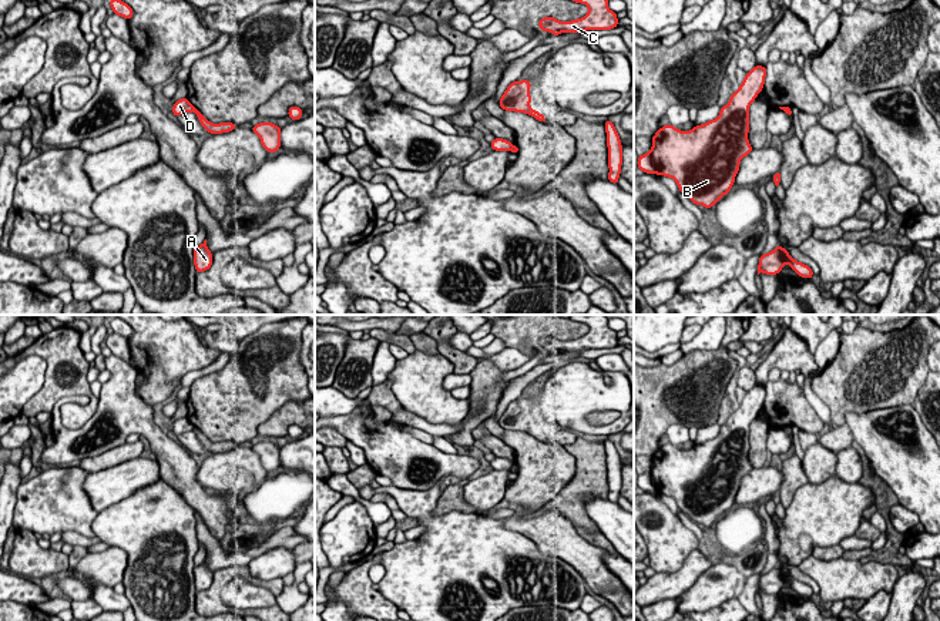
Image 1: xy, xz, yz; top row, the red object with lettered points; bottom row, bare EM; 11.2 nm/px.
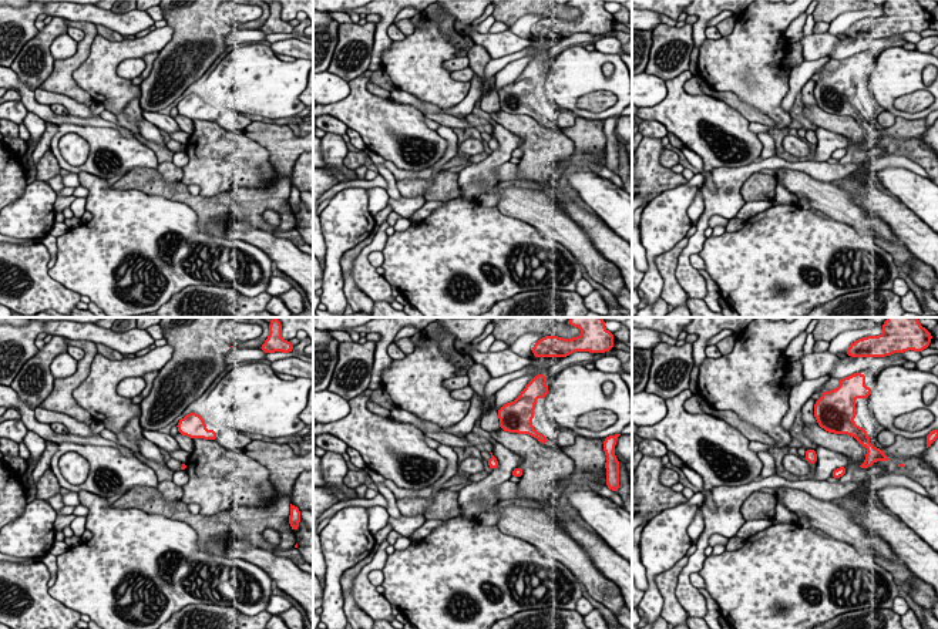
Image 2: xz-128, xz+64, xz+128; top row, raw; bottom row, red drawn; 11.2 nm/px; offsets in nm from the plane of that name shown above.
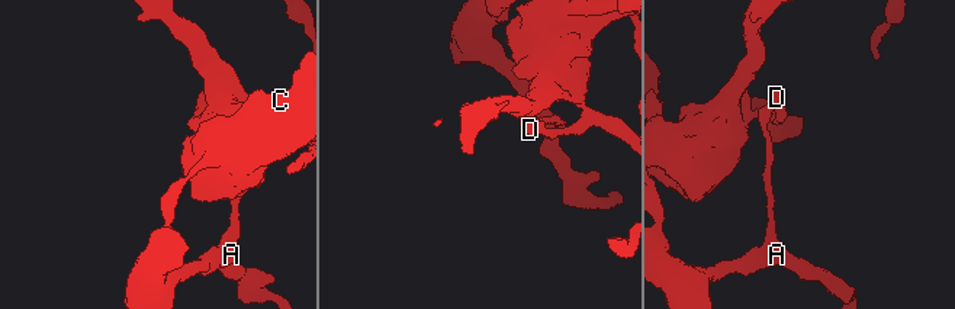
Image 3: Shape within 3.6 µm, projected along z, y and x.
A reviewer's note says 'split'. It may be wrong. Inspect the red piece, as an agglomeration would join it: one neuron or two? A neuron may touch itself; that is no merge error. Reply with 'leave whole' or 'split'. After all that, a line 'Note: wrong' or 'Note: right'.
split
Note: right

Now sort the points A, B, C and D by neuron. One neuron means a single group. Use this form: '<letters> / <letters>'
A D / B C

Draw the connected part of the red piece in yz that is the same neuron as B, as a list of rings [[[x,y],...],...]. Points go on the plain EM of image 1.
[[[753,386],[715,439],[689,450],[667,443],[651,457],[658,494],[672,497],[694,523],[712,527],[731,510],[741,479],[753,469],[748,459],[749,426],[765,396],[766,386]]]

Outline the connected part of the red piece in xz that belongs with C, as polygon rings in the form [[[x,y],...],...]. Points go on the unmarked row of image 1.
[[[571,315],[570,319],[585,323],[588,332],[571,340],[558,340],[554,335],[544,336],[538,340],[541,350],[548,350],[558,356],[561,352],[611,349],[618,345],[617,332],[608,328],[608,318],[605,315]]]

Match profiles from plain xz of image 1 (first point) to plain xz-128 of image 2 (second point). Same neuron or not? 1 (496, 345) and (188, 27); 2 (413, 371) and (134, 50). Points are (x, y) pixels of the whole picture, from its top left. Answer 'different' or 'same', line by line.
1: different
2: same

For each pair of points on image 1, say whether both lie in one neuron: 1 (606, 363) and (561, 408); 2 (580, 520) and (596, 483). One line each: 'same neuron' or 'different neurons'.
1: different neurons
2: same neuron

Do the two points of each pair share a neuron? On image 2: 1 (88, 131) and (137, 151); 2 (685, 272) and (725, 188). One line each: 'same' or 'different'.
1: same
2: same

